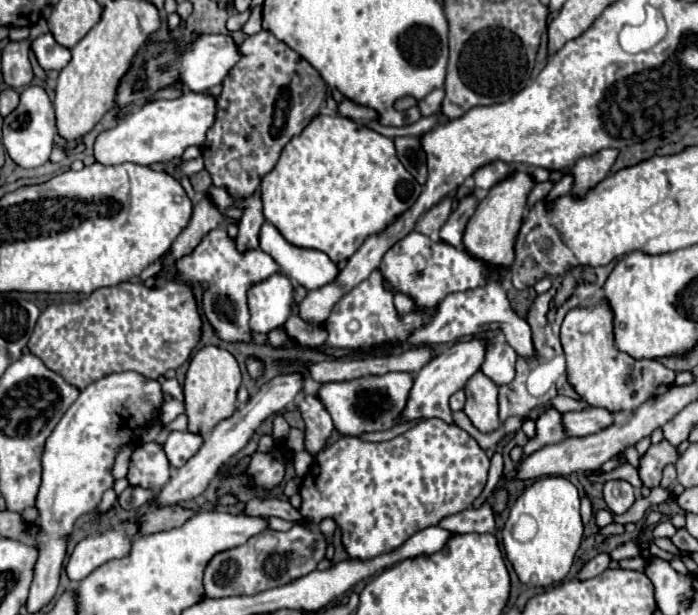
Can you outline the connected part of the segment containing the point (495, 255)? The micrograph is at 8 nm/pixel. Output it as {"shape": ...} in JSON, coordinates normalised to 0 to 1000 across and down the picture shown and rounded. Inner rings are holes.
{"shape":[[[741,278],[735,288],[712,298],[695,317],[695,324],[683,333],[678,353],[672,356],[669,372],[666,372],[666,385],[663,385],[666,405],[675,415],[695,421],[698,428],[703,428],[712,437],[729,434],[735,428],[735,421],[738,421],[738,389],[741,389],[744,369],[749,363],[749,346],[752,346],[752,337],[755,337],[755,317],[764,307],[764,301],[766,298],[755,281]]]}

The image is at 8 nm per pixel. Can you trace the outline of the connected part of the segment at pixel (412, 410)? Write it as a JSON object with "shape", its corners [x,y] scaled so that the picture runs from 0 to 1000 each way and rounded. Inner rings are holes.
{"shape":[[[675,551],[669,558],[652,558],[638,574],[620,580],[600,603],[597,616],[592,620],[592,629],[586,636],[586,652],[580,659],[580,672],[574,672],[574,678],[569,681],[569,688],[595,685],[595,681],[615,681],[615,678],[629,678],[629,681],[646,688],[649,678],[646,678],[646,665],[643,665],[643,646],[652,636],[663,633],[663,626],[669,623],[669,616],[681,610],[681,603],[692,590],[692,580],[695,580],[695,561],[692,561],[689,551]]]}

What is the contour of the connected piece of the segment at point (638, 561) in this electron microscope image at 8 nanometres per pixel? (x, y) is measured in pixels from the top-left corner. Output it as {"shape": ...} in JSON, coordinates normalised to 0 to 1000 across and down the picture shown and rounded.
{"shape":[[[914,904],[908,907],[890,911],[890,924],[923,928],[924,919],[927,919],[927,915],[931,915],[930,909],[921,909],[920,906]]]}

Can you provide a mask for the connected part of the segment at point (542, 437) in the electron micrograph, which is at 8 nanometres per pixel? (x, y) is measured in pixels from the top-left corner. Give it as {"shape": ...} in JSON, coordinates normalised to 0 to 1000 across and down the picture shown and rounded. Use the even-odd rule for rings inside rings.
{"shape":[[[787,662],[784,668],[778,668],[769,681],[766,681],[766,711],[755,717],[755,724],[749,727],[752,743],[761,740],[764,733],[781,727],[781,724],[792,724],[801,720],[812,711],[807,685],[804,685],[804,672],[792,662]]]}

